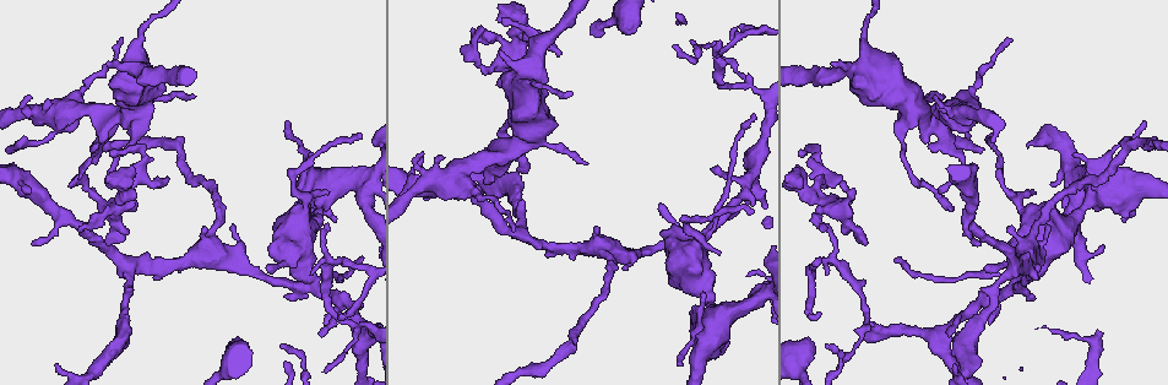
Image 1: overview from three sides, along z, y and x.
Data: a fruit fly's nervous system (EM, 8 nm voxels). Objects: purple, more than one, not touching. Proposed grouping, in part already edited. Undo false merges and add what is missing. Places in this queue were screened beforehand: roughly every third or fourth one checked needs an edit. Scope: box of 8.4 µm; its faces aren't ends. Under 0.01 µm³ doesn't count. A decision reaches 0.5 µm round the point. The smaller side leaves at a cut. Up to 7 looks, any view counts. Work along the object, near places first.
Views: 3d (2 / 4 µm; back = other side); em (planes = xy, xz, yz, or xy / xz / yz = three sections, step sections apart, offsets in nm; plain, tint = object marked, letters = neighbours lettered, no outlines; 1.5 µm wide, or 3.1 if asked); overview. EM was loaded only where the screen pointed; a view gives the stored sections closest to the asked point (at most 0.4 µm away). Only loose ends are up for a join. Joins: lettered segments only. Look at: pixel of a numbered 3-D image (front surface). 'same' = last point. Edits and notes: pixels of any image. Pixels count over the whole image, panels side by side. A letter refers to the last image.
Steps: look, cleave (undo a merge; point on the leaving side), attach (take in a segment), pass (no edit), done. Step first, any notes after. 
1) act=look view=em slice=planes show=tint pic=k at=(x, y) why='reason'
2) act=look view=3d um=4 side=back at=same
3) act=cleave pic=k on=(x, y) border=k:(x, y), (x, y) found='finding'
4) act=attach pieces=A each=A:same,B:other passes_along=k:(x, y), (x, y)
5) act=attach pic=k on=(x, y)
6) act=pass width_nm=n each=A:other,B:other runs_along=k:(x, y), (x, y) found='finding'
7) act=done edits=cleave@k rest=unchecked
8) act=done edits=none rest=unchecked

act=look view=3d um=2 pic=1 at=(358, 324) why='arms part here'

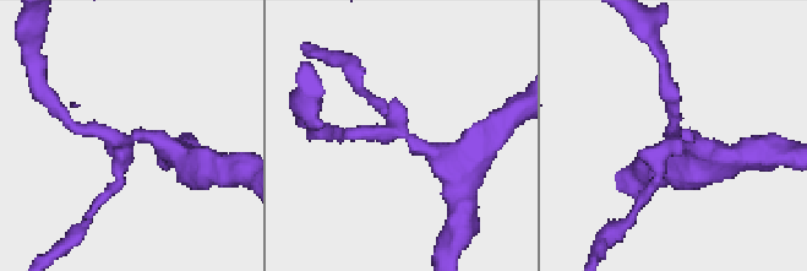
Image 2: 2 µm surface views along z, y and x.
act=look view=em slice=planes show=plain pic=2 at=(130, 139)

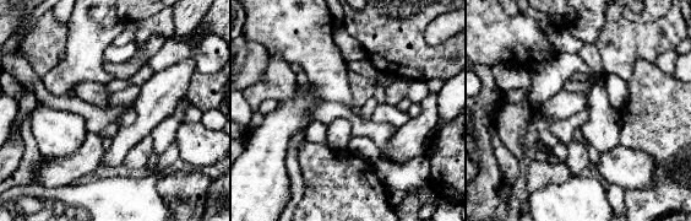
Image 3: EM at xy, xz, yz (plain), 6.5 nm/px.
act=look view=em slice=planes show=letters at=same

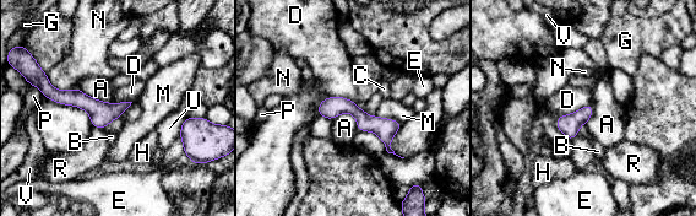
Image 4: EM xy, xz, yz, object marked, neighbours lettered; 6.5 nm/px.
act=pass each=A:other,B:other,C:other,D:other,E:other,G:other,H:other,M:other,N:other,P:other,R:other,U:other,V:other border=4:(590, 102), (571, 113), (560, 115) found='one neuron here'

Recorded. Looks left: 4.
act=look view=em slice=planes show=letters pic=1 at=(328, 226) why='thin end'

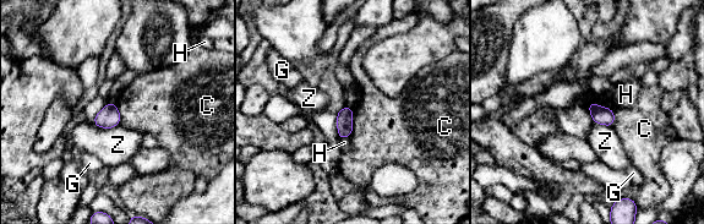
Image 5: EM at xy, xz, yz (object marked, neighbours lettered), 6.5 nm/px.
act=pass width_nm=110 longest_contact=C:240nm each=C:other,G:other,H:other,Z:other found='none of them fits'

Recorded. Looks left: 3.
act=look view=3d um=4 pic=1 at=(865, 243) why='branch stops here'

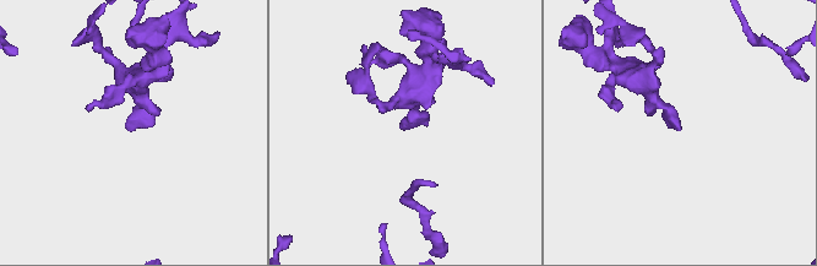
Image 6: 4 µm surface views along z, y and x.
act=look view=em slice=planes show=tint pic=6 at=(399, 125) why='shape alone is not enough'

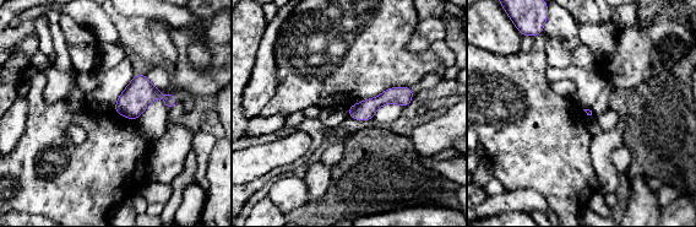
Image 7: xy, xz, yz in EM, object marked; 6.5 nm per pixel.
act=look view=em slice=planes show=letters at=same

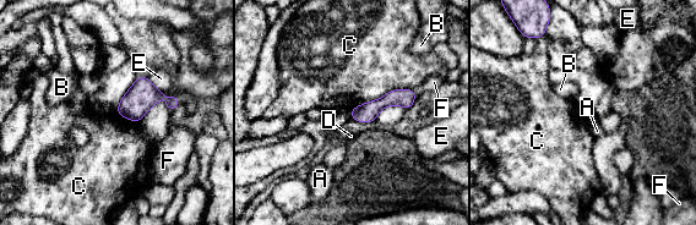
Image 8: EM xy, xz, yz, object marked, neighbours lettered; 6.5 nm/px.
act=pass each=A:other,B:other,C:other,D:other,E:other,F:other found='none of them fits'

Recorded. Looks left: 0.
act=done edits=none rest=unchecked

